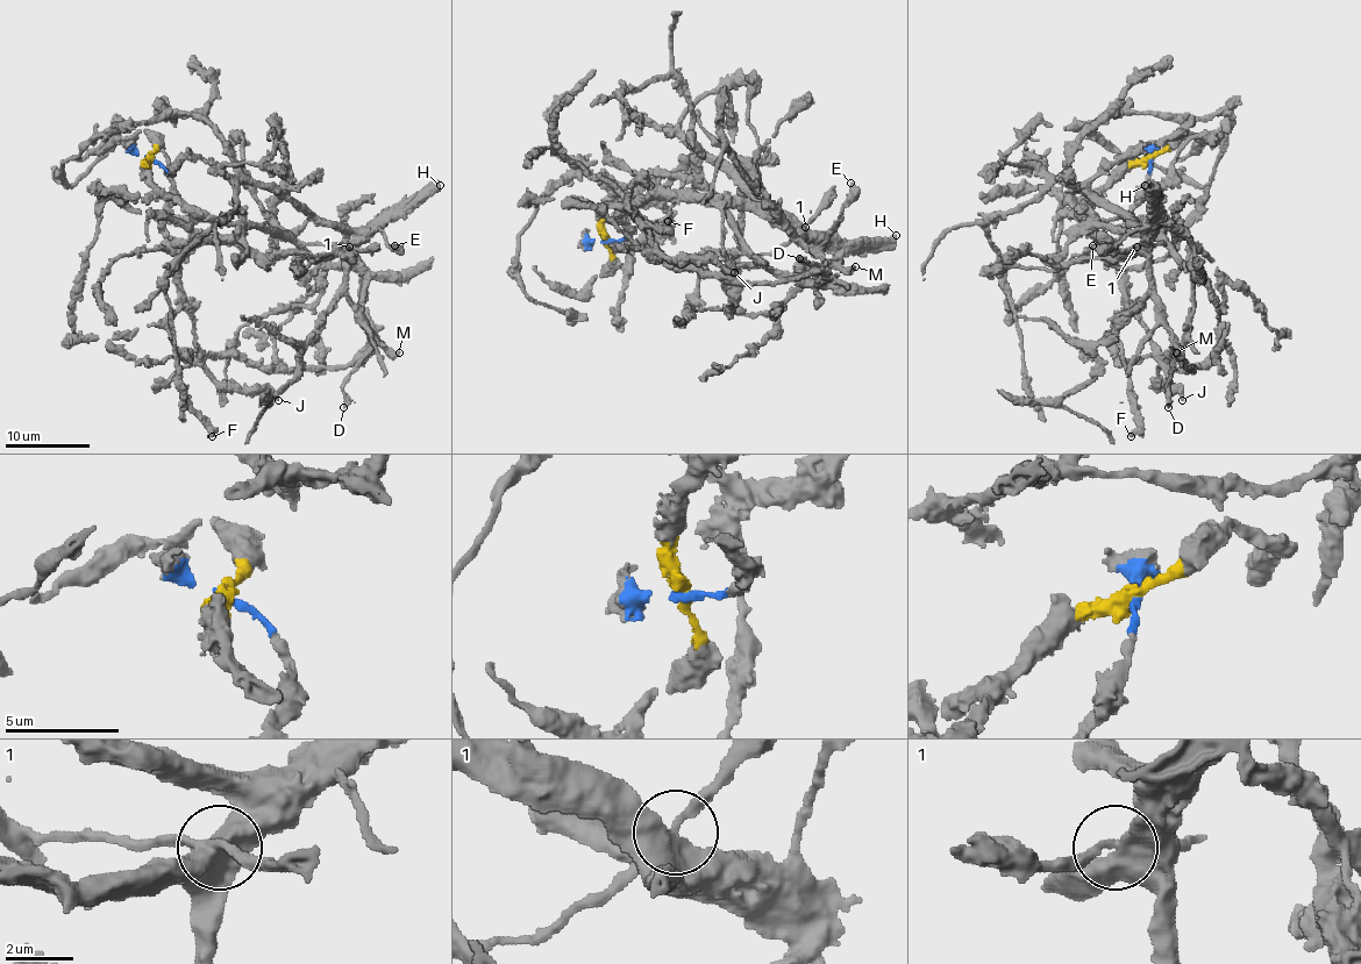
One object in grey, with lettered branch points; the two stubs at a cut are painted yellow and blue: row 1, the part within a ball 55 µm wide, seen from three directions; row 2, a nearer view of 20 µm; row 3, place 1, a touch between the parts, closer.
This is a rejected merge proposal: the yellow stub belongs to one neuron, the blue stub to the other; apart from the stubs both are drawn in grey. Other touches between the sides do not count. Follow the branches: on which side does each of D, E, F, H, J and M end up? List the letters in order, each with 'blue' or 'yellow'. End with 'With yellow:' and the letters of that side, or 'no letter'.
D: blue
E: blue
F: blue
H: blue
J: blue
M: blue
With yellow: no letter

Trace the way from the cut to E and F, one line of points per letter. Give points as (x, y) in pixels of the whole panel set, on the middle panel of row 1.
E: (605, 241), (628, 236), (621, 215), (654, 195), (788, 211), (832, 234), (852, 183)
F: (605, 241), (628, 236), (621, 215), (632, 207), (634, 215), (626, 207), (639, 221), (662, 228), (668, 221)

